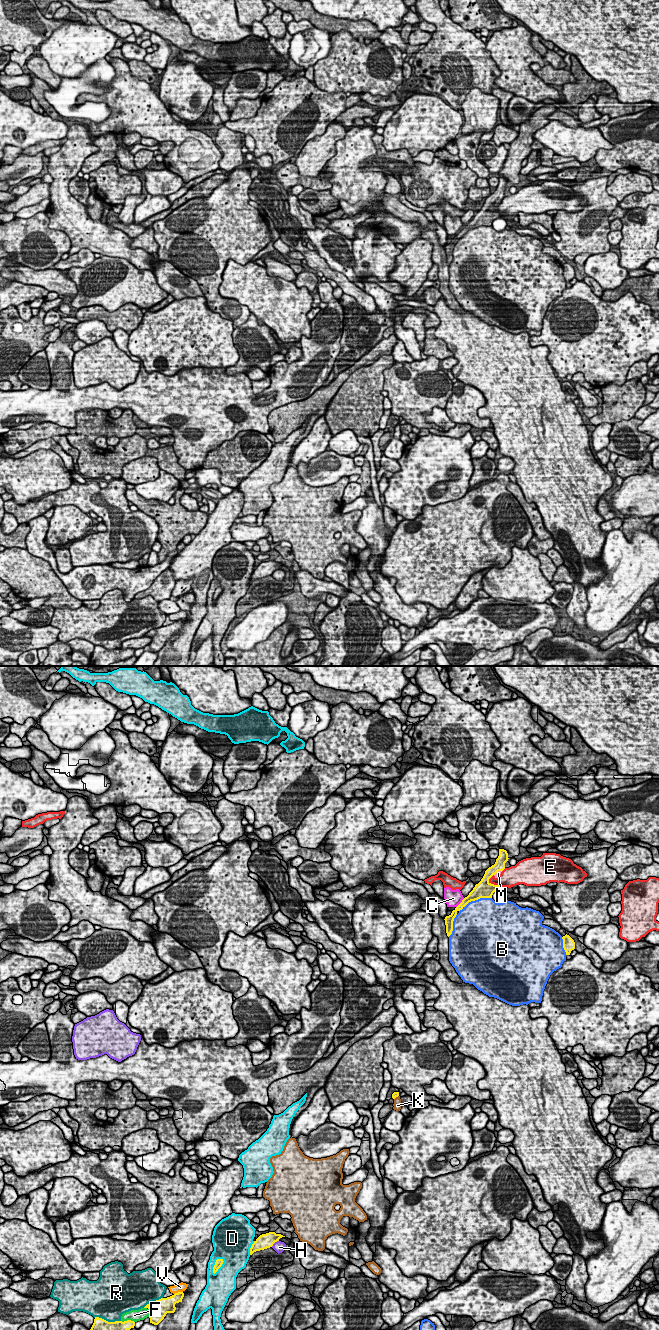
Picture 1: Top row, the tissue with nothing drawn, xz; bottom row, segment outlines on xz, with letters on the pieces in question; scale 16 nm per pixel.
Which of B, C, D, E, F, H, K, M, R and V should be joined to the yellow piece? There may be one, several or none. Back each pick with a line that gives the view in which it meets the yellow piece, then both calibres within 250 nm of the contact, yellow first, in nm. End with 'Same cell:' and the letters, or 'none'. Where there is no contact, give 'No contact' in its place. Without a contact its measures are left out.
M: Touches yellow in xz. Thickness 170 nm (yellow) against 70 nm
Same cell: M

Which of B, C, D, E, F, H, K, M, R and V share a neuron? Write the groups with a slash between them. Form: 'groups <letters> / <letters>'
groups B / C / D / E / F / H / K / M / R / V

